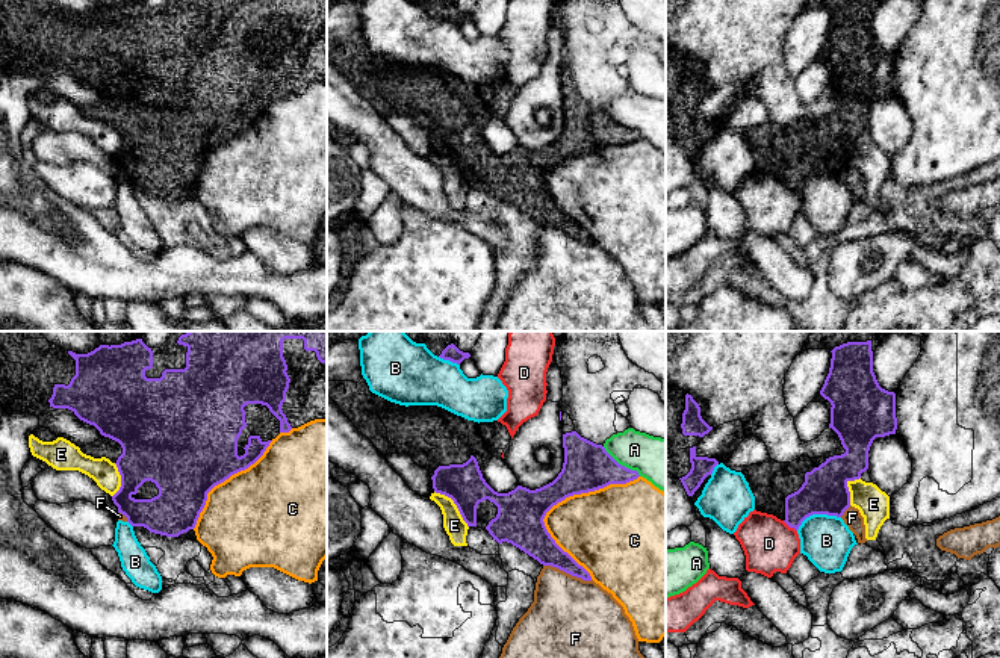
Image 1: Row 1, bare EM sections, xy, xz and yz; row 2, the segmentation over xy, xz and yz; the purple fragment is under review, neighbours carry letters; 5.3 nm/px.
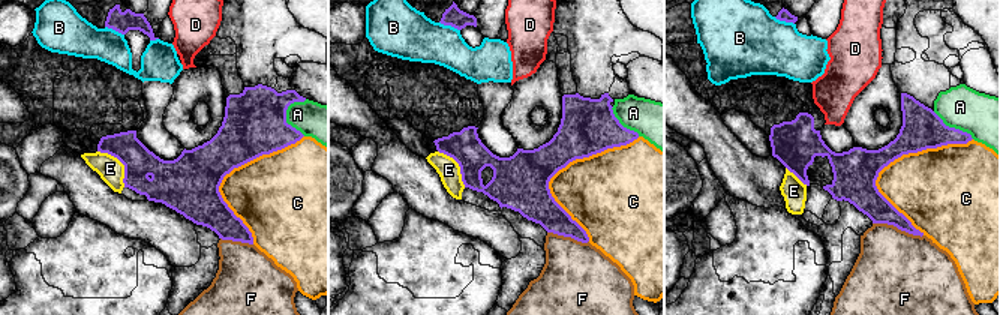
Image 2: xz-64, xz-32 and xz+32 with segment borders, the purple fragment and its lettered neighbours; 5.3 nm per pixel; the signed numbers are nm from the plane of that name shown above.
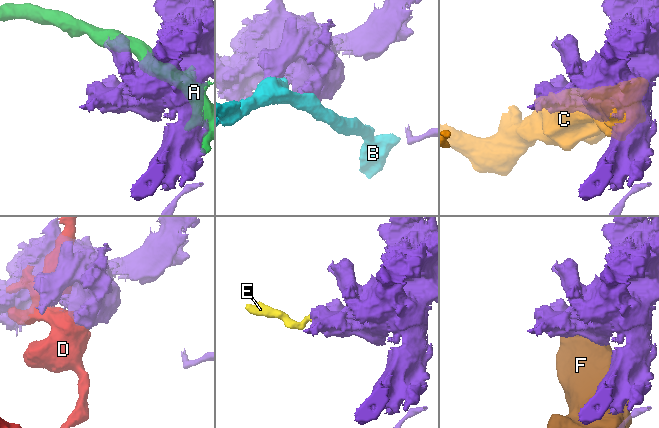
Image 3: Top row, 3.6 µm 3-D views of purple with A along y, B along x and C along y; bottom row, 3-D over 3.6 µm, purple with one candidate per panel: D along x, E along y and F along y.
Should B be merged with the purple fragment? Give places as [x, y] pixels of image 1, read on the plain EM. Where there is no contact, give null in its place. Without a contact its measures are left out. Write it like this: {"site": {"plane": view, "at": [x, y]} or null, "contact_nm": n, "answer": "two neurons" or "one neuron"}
{"site": {"plane": "yz", "at": [817, 174]}, "contact_nm": 260, "answer": "two neurons"}

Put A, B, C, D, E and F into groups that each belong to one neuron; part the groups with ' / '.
A / B / C / D / E / F

